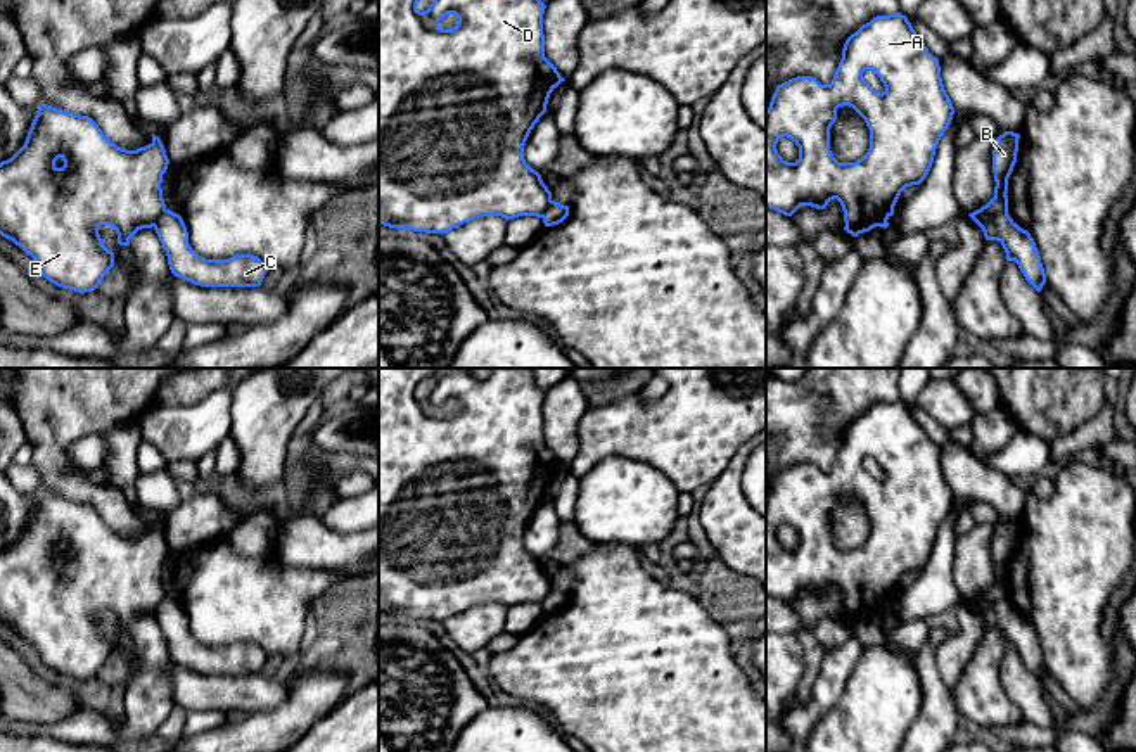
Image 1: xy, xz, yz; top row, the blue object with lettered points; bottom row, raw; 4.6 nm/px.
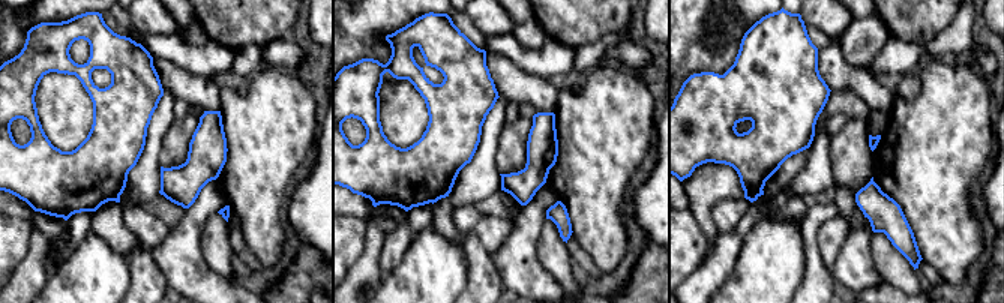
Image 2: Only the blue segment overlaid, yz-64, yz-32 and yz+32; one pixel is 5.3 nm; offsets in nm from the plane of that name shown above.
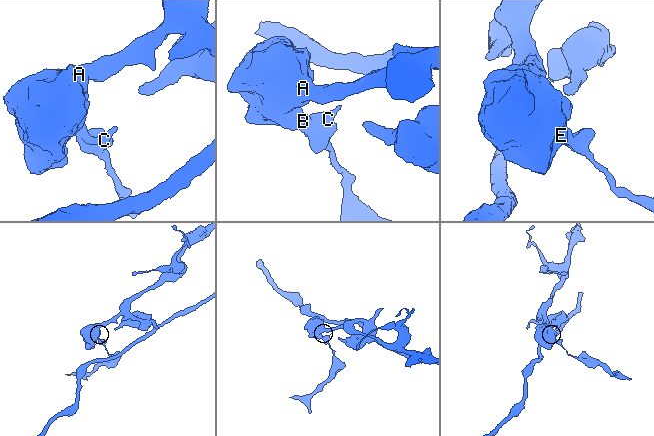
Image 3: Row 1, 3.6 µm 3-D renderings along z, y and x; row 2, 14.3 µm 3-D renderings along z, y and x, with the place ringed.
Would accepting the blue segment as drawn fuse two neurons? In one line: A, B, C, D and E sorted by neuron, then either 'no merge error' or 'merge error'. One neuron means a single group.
A B D E / C | merge error

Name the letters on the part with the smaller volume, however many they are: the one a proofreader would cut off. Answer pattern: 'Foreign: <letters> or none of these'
Foreign: C

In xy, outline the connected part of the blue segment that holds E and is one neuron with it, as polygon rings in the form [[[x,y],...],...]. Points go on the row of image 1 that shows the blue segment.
[[[41,104],[24,145],[0,163],[0,235],[29,254],[48,282],[80,294],[92,292],[114,266],[114,252],[104,245],[99,226],[111,225],[119,245],[130,245],[138,230],[152,228],[166,211],[161,183],[168,164],[164,145],[154,133],[149,145],[126,150],[112,143],[92,118]]]

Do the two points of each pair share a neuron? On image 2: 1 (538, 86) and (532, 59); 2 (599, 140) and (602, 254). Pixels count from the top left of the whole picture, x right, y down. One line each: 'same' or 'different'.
1: different
2: same

